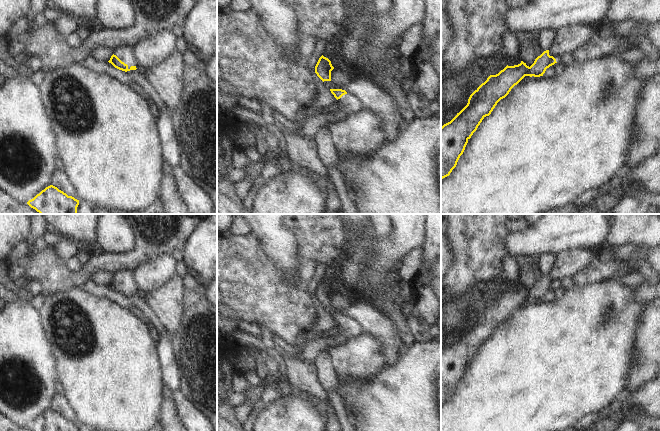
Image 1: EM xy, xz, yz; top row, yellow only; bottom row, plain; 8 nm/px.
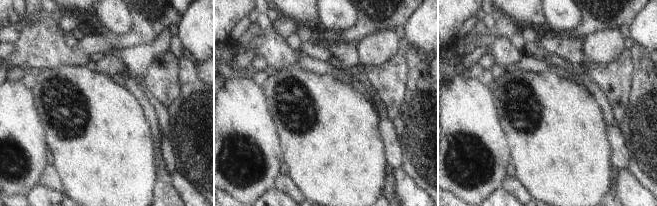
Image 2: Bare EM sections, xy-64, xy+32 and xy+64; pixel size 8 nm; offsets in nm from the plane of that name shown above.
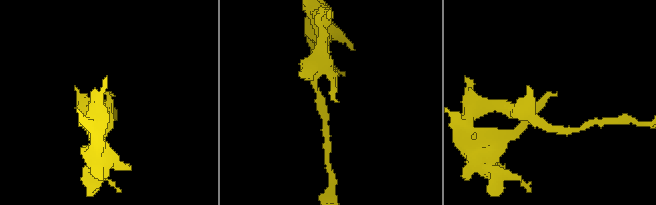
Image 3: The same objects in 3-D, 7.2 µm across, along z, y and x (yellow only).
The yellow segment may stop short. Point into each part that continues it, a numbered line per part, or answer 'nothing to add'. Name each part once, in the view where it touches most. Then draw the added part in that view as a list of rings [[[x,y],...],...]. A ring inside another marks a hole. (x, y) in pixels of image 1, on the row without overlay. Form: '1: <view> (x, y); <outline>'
1: xy (124, 277); [[[121,270],[112,274],[114,279],[128,289],[128,293],[130,293],[131,290],[136,290],[132,272],[133,271],[130,270]]]

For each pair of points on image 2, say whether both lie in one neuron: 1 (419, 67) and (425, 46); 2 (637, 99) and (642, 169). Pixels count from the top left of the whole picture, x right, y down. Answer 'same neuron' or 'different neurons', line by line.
1: different neurons
2: same neuron

